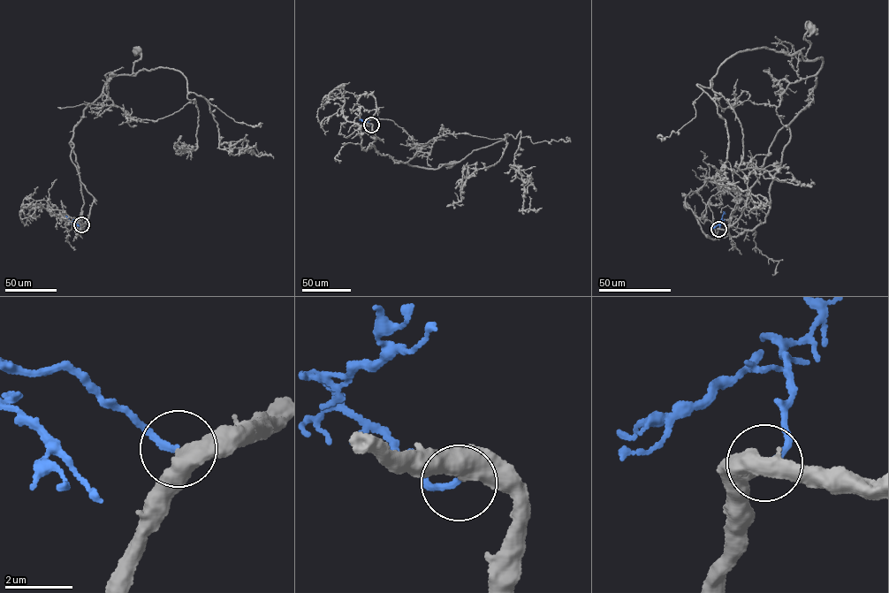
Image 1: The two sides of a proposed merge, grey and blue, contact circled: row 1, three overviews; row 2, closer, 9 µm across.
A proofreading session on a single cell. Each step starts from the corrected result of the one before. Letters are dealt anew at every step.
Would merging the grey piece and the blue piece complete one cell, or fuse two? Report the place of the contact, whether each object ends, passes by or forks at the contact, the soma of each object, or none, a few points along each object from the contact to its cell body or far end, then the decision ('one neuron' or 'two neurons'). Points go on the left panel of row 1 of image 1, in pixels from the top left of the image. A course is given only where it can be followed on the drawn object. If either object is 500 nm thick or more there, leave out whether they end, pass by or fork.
(81, 224) | grey (136, 51) | blue none | grey via (81, 224), (94, 198), (71, 158), (74, 127), (110, 79), (132, 75), (141, 55), (136, 51) | blue via (81, 224), (71, 221), (65, 216) | one neuron

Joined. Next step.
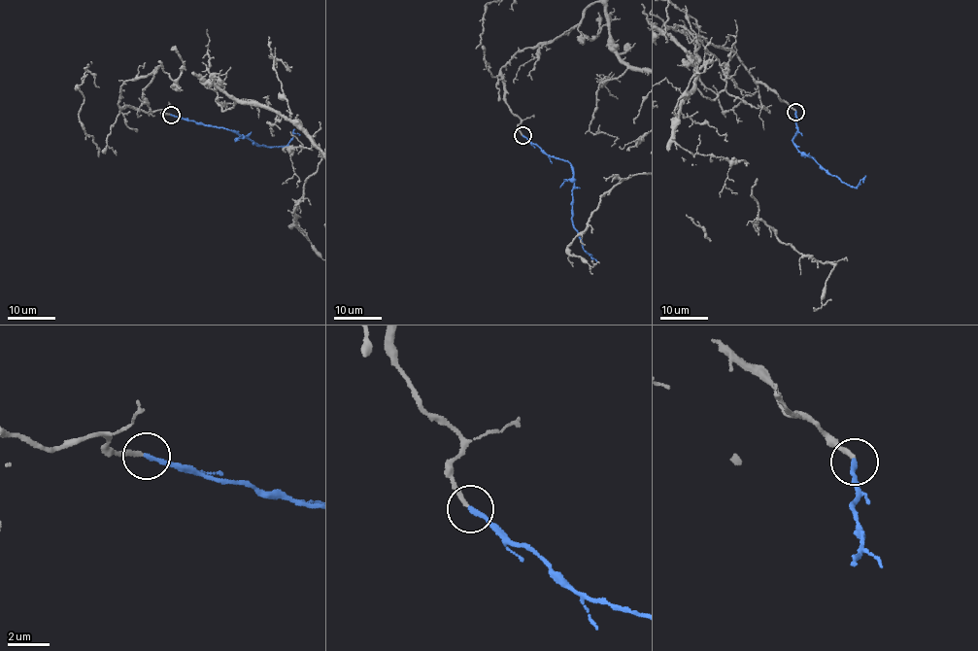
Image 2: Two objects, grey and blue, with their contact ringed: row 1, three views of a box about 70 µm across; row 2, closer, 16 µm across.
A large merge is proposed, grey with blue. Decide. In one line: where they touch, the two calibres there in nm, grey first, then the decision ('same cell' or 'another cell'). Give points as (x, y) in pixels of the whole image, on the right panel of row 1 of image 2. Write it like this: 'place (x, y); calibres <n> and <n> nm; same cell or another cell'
place (795, 112); calibres 220 and 240 nm; same cell

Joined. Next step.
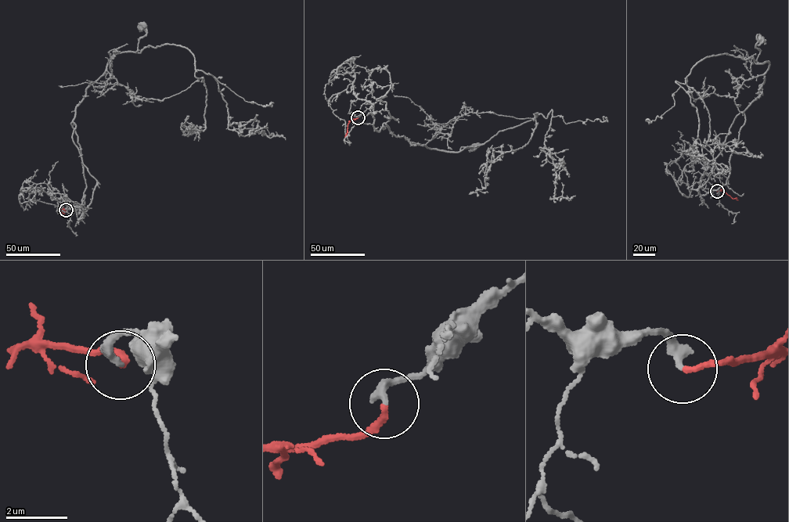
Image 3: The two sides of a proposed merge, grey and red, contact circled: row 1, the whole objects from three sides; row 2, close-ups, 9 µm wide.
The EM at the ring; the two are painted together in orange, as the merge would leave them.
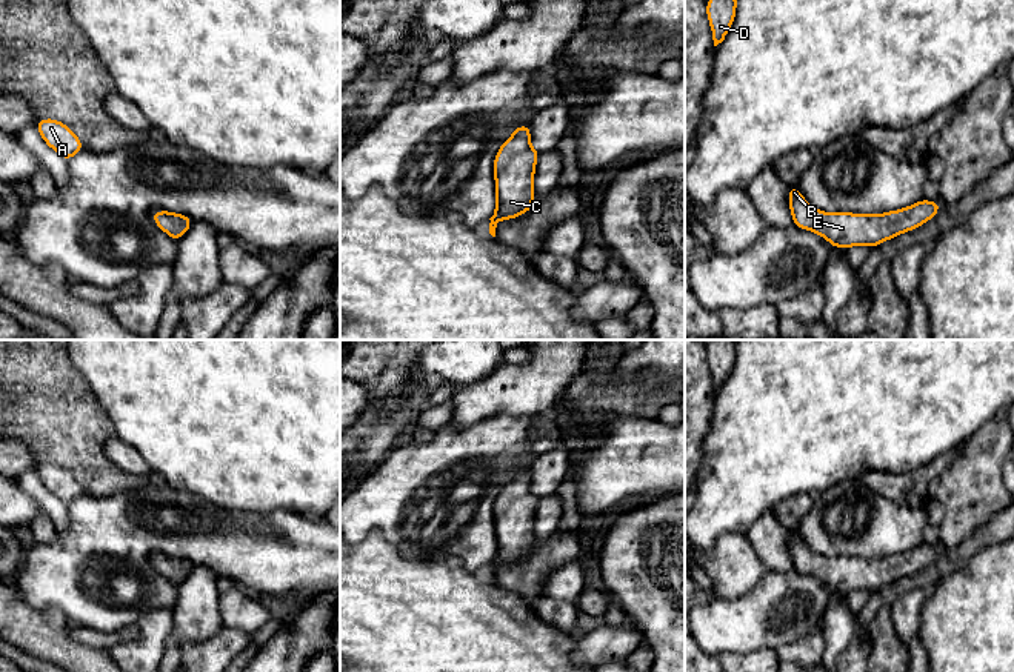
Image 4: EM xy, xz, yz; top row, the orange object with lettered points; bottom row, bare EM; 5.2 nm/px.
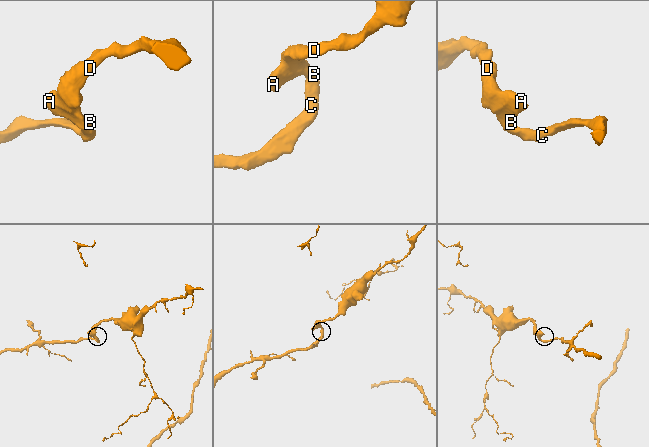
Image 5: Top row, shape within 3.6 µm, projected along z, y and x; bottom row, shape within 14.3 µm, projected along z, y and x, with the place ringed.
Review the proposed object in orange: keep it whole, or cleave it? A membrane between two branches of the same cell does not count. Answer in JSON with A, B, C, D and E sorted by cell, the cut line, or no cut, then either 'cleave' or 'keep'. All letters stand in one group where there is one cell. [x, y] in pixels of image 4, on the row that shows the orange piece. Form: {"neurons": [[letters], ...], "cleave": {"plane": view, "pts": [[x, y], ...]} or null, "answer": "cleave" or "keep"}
{"neurons": [["A", "B", "C", "D", "E"]], "cleave": null, "answer": "keep"}

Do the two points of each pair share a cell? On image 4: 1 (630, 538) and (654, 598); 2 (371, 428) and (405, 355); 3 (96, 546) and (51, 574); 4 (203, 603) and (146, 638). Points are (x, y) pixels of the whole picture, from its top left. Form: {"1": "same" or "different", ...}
{"1": "same", "2": "same", "3": "same", "4": "different"}

